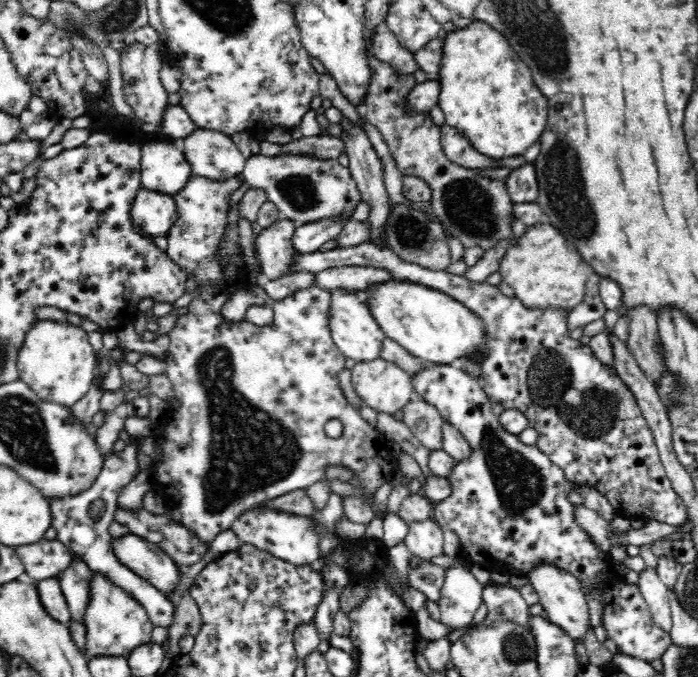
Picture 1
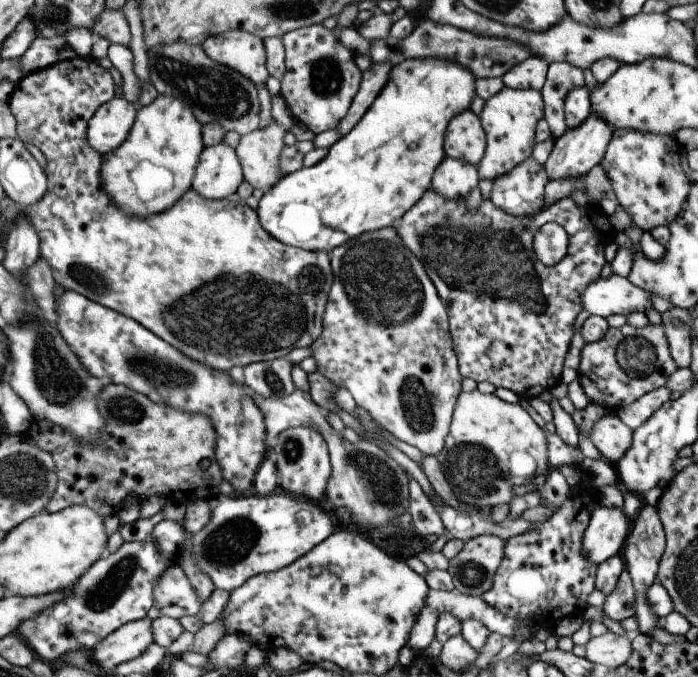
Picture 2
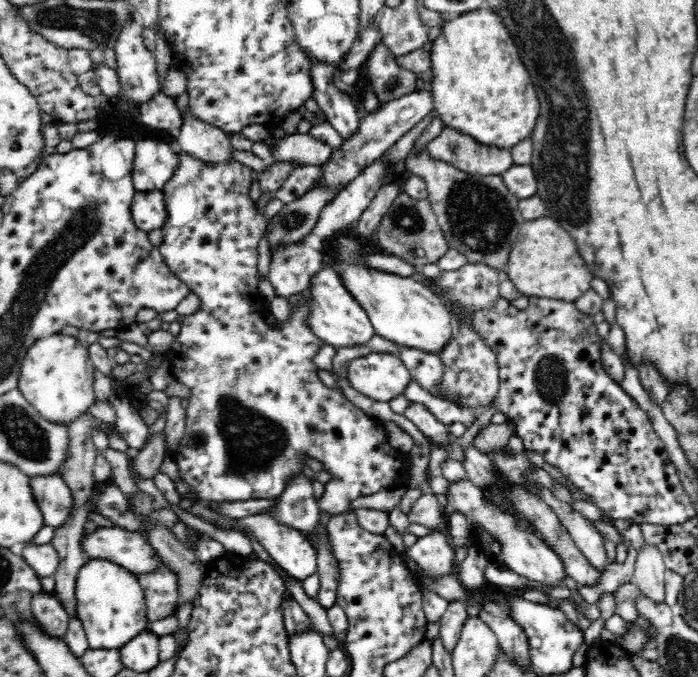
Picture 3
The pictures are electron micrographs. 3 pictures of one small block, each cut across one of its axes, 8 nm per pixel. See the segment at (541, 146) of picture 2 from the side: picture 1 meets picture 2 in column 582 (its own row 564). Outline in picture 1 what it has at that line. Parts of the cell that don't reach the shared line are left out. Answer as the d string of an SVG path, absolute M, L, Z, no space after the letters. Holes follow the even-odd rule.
M82 560L70 562L68 568L59 574L59 583L69 606L72 622L83 622L90 600L89 584L92 573Z

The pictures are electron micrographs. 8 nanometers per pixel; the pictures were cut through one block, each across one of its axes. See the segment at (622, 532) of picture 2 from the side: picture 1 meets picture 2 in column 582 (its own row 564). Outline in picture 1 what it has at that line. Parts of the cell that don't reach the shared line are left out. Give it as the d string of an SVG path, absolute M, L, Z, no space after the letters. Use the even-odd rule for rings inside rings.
M546 563L534 567L526 576L535 588L546 619L564 629L568 637L574 639L574 644L580 639L584 641L586 631L592 626L589 606L578 578L567 570Z

